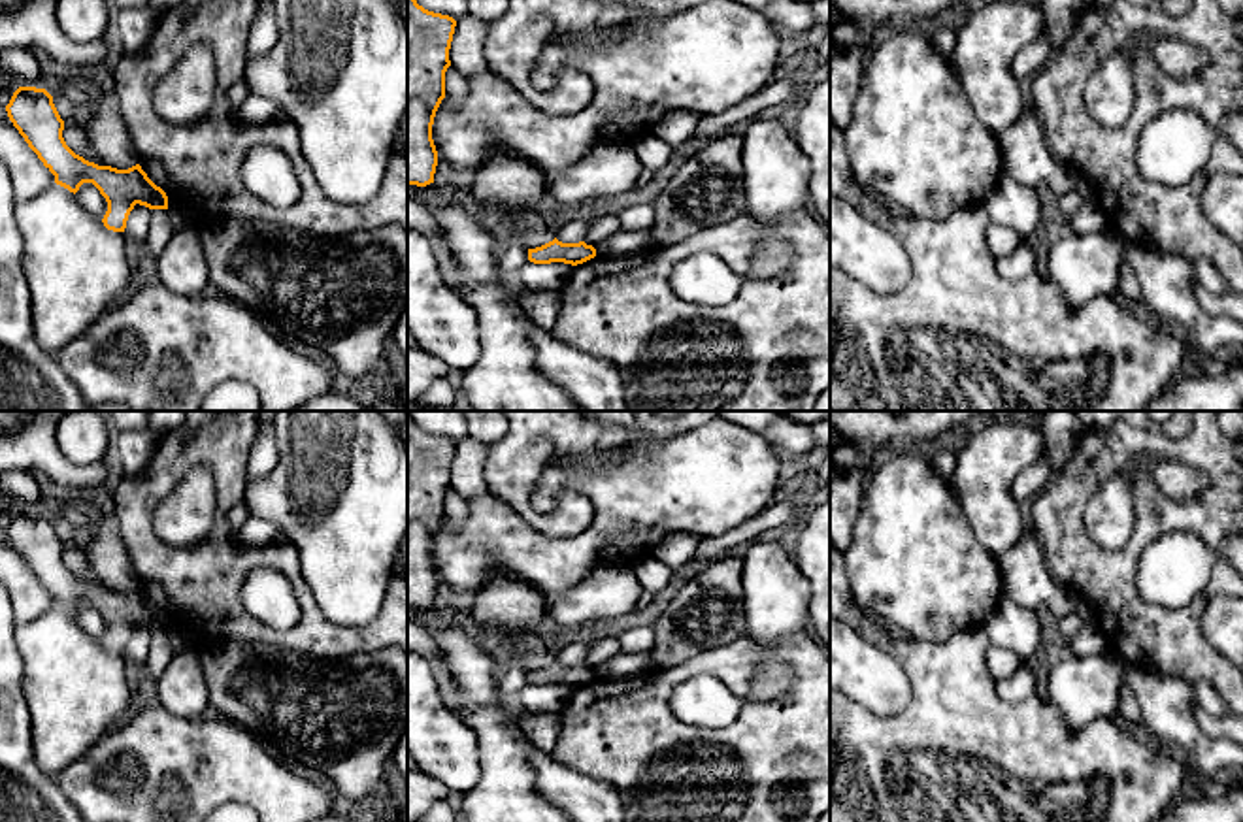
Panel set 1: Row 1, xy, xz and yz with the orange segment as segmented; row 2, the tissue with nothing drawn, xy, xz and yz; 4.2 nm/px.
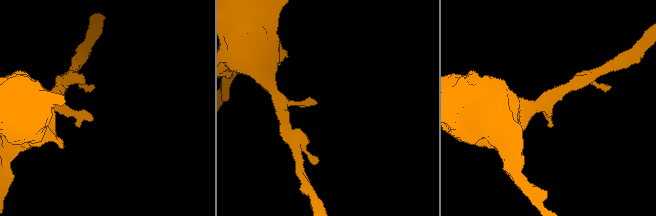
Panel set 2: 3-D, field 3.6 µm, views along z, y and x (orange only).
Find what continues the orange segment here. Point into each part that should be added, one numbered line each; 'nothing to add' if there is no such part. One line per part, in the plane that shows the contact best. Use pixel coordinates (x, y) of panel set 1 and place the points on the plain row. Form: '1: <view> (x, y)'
nothing to add

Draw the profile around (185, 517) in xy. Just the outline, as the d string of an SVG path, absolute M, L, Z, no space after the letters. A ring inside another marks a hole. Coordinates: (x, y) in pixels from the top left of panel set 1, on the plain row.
M192 468L155 511L155 534L175 547L189 549L207 541L217 515L217 486L213 473Z

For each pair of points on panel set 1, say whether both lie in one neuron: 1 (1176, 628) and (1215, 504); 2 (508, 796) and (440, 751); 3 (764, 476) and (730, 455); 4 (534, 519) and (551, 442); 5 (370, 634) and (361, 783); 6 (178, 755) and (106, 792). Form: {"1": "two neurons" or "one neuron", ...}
{"1": "one neuron", "2": "two neurons", "3": "one neuron", "4": "one neuron", "5": "two neurons", "6": "one neuron"}

